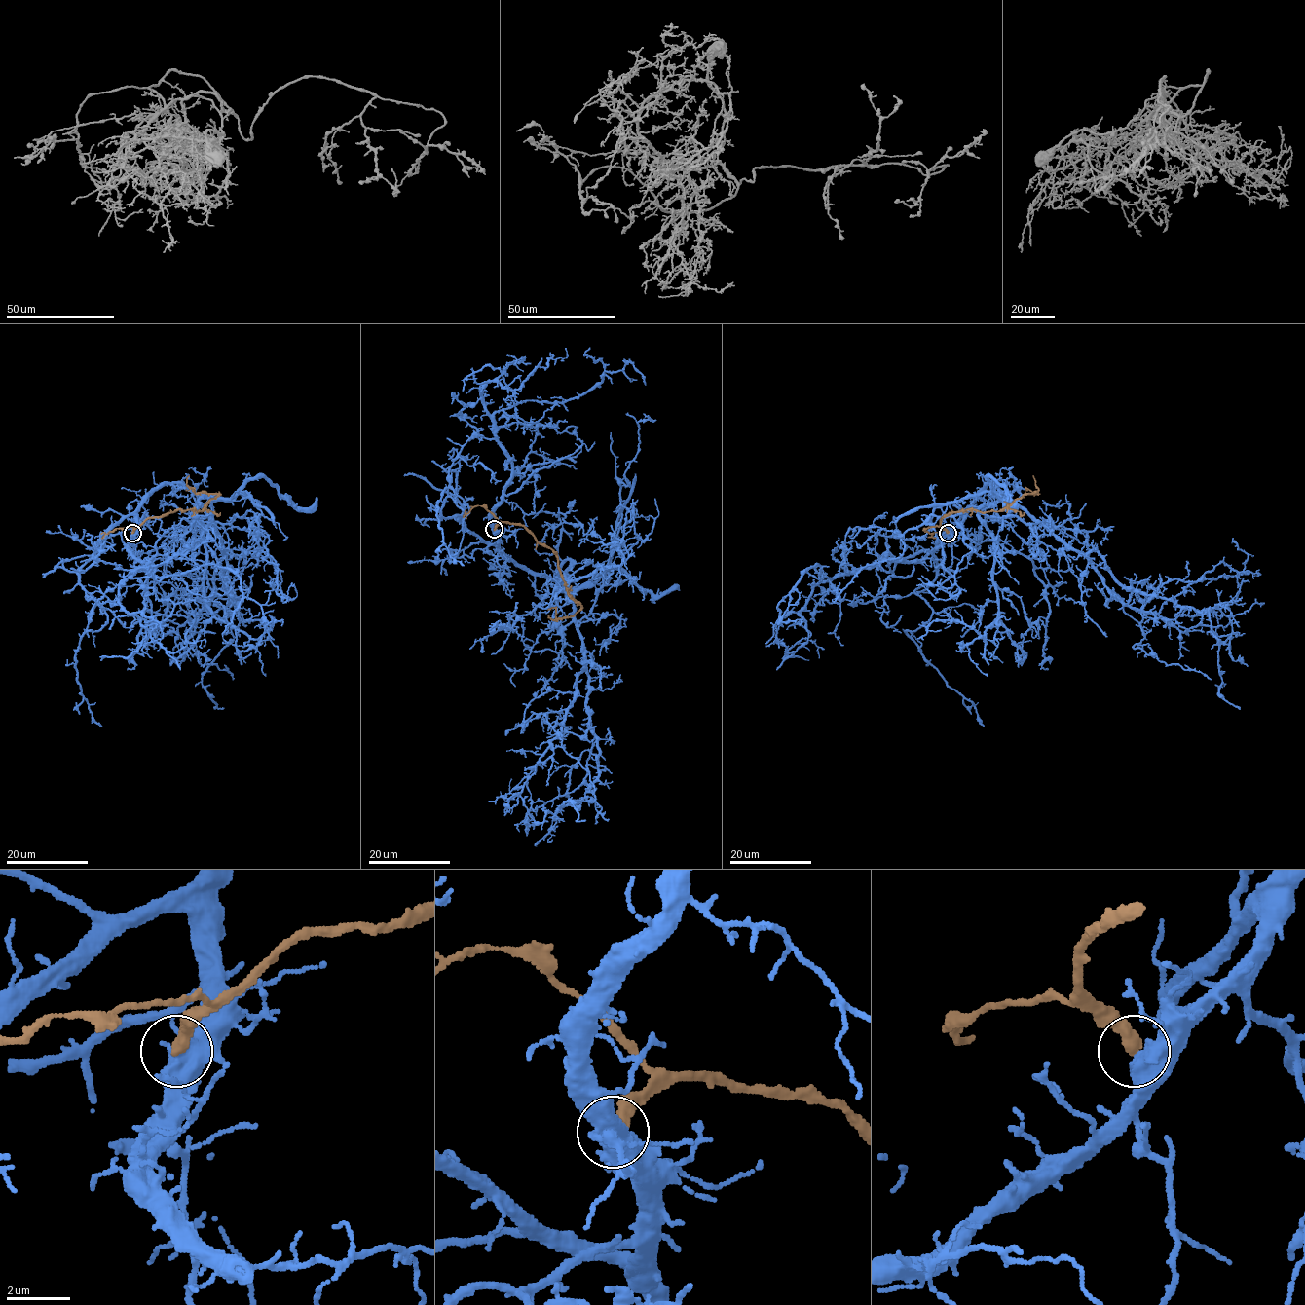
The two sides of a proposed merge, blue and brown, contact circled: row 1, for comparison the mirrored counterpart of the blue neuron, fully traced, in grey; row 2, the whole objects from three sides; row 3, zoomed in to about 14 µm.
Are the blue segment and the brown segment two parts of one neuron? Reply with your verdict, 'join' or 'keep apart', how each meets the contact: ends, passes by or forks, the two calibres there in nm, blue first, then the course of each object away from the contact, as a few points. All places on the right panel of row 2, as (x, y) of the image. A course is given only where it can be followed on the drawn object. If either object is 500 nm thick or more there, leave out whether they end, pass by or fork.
keep apart; calibres 700 and 360 nm; course blue (948, 533), (991, 483), (1075, 549), (1096, 551), (1123, 585), (1205, 611), (1217, 639), (1219, 693), (1239, 707); course brown (948, 533), (940, 525), (944, 516), (960, 509), (1003, 509), (1025, 494), (1036, 493), (1038, 488), (1033, 476)

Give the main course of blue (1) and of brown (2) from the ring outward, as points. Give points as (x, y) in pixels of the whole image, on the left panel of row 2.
1: (132, 533), (137, 509), (166, 484), (209, 500), (237, 600), (233, 639), (202, 684), (224, 707)
2: (132, 533), (150, 518), (177, 509), (203, 509), (220, 494), (195, 493), (186, 484), (189, 476)

